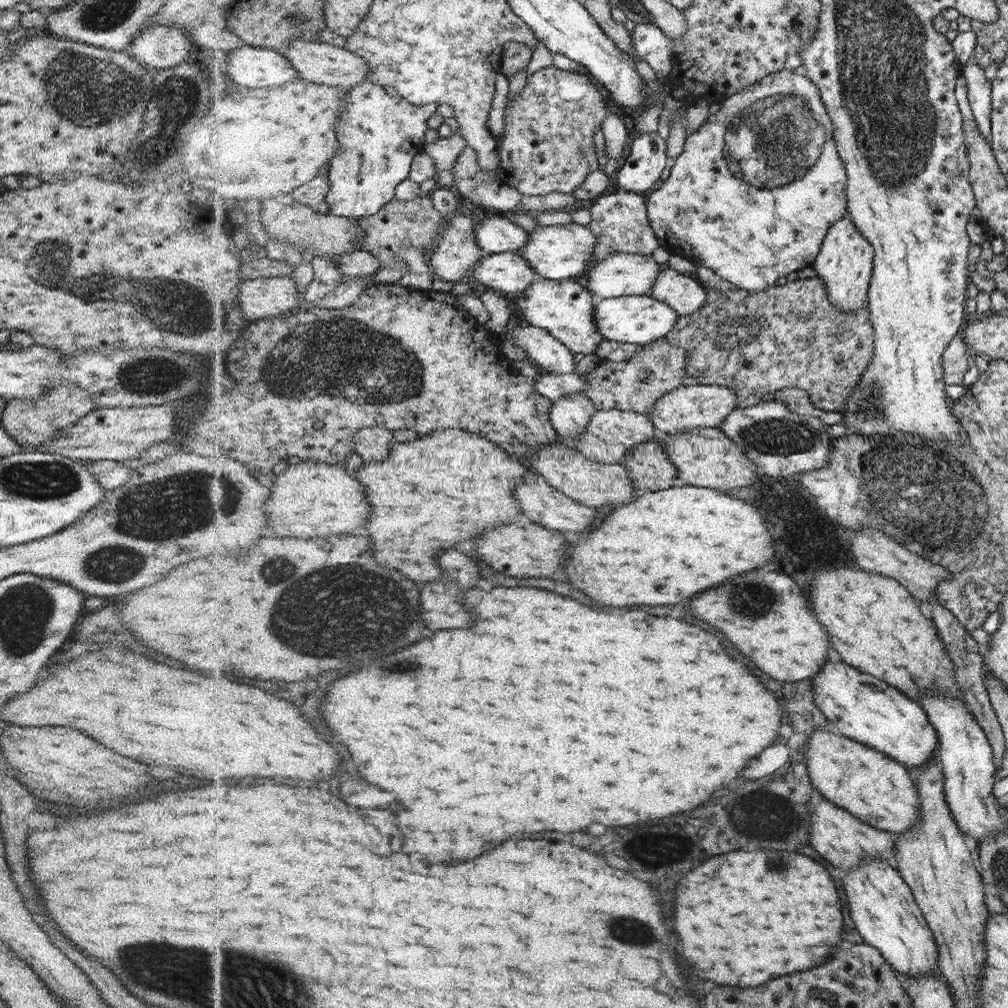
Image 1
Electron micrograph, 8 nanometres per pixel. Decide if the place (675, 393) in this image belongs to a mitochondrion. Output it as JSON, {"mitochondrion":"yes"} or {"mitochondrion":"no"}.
{"mitochondrion":"no"}

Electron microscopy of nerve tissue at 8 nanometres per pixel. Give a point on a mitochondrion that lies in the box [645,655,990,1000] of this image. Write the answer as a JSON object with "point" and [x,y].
{"point":[782,865]}

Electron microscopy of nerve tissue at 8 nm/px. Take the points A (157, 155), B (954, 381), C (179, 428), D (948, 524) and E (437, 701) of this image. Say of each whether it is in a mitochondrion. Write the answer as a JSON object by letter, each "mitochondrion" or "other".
{"A":"other","B":"other","C":"other","D":"mitochondrion","E":"other"}

